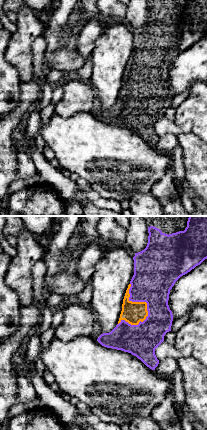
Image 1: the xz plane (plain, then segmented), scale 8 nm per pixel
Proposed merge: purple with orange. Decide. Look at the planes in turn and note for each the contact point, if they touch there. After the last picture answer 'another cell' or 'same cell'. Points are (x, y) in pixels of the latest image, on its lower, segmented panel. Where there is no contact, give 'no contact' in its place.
(147, 308)

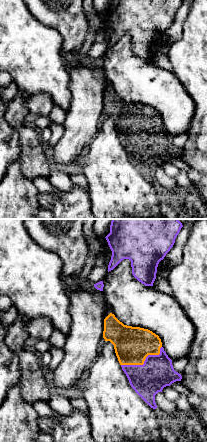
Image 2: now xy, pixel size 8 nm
(144, 361)

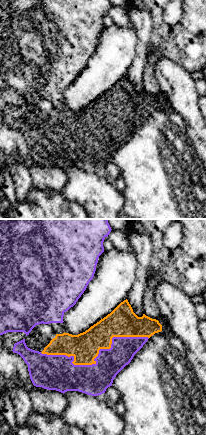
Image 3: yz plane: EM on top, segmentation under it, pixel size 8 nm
(94, 359)

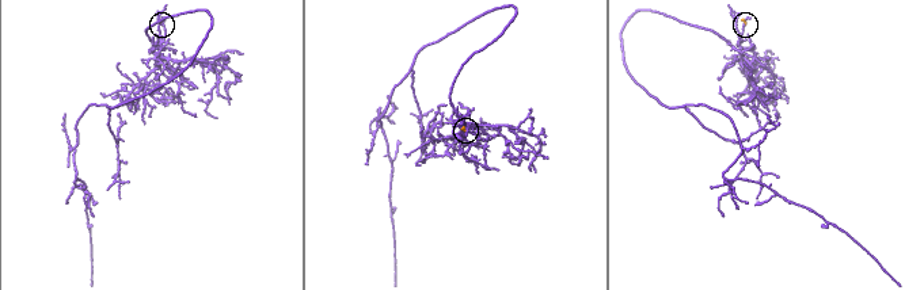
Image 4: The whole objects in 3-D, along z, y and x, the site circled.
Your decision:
same cell

